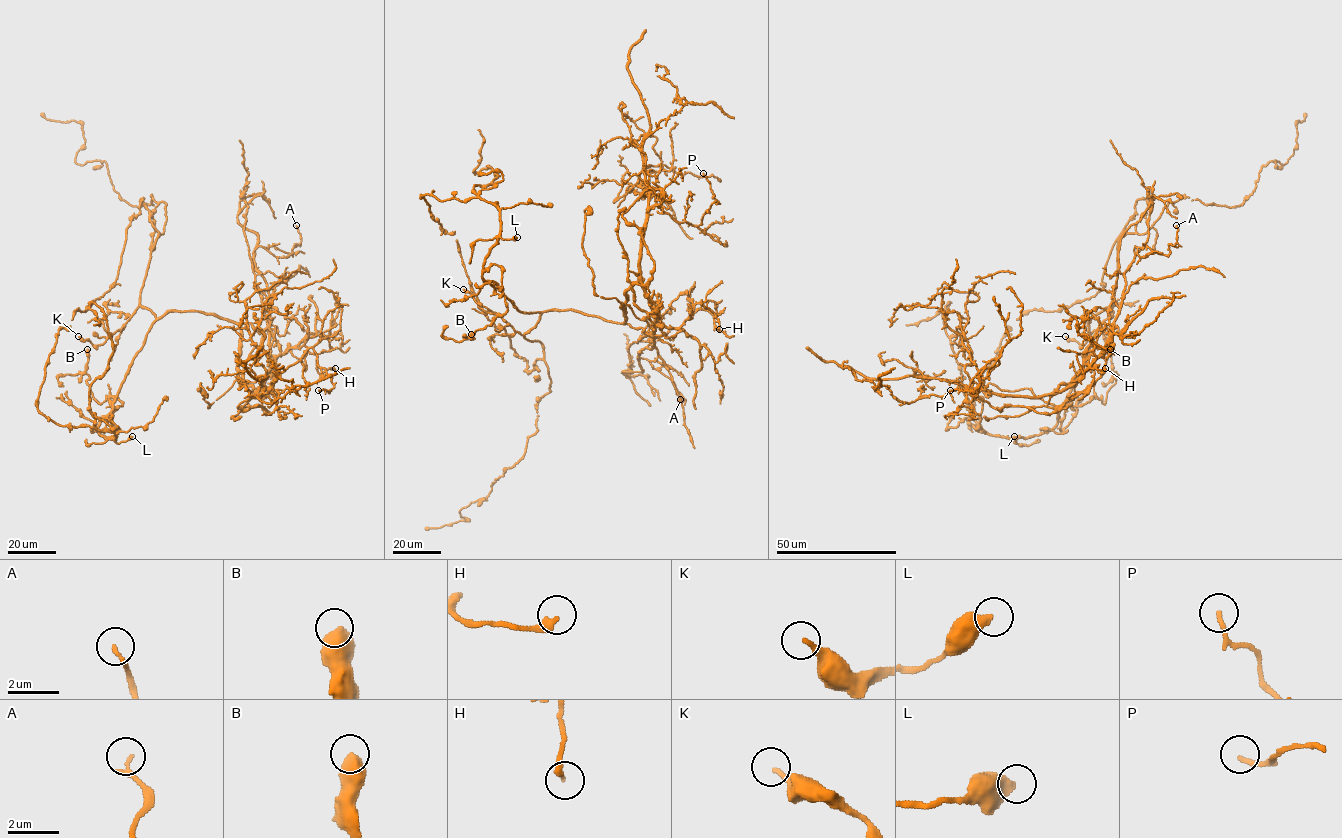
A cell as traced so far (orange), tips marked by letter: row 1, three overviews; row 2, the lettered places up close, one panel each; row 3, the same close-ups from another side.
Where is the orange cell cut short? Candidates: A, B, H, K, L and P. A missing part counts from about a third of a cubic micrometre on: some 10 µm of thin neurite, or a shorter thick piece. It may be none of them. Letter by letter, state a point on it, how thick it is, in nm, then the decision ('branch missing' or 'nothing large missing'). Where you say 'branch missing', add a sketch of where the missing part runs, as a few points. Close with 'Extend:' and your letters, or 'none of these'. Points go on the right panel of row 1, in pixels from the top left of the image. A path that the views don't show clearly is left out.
A: (1176, 225) | 180 nm | nothing large missing
B: (1110, 349) | 650 nm | nothing large missing
H: (1105, 368) | 280 nm | nothing large missing
K: (1065, 336) | 200 nm | nothing large missing
L: (1014, 436) | 500 nm | nothing large missing
P: (950, 390) | 160 nm | nothing large missing
Extend: none of these

